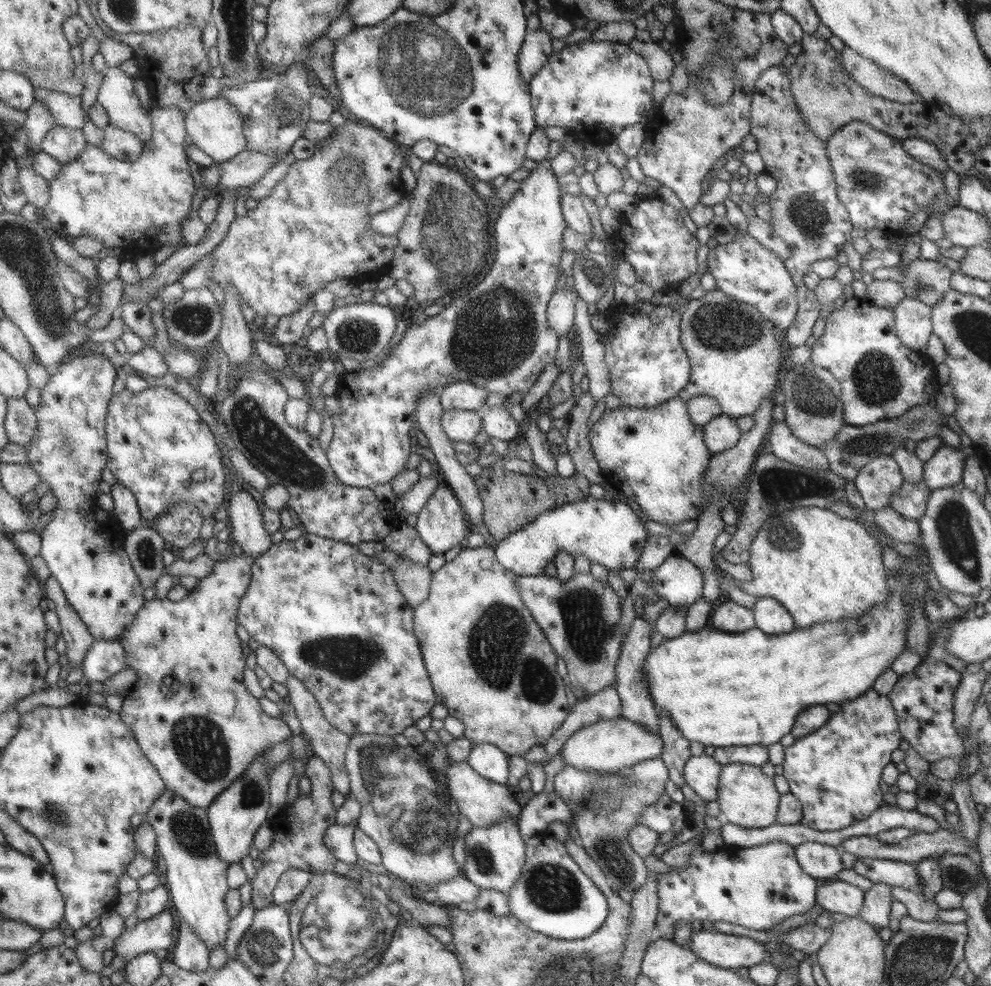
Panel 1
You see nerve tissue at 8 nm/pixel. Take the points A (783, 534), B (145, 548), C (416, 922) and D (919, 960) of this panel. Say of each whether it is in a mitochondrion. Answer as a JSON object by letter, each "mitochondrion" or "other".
{"A":"mitochondrion","B":"mitochondrion","C":"other","D":"mitochondrion"}

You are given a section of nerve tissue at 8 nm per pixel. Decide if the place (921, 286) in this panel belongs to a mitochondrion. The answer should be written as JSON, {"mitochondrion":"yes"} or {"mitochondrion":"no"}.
{"mitochondrion":"yes"}

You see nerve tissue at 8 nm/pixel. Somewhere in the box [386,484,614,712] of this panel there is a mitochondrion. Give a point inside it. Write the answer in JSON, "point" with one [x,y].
{"point":[498,652]}

